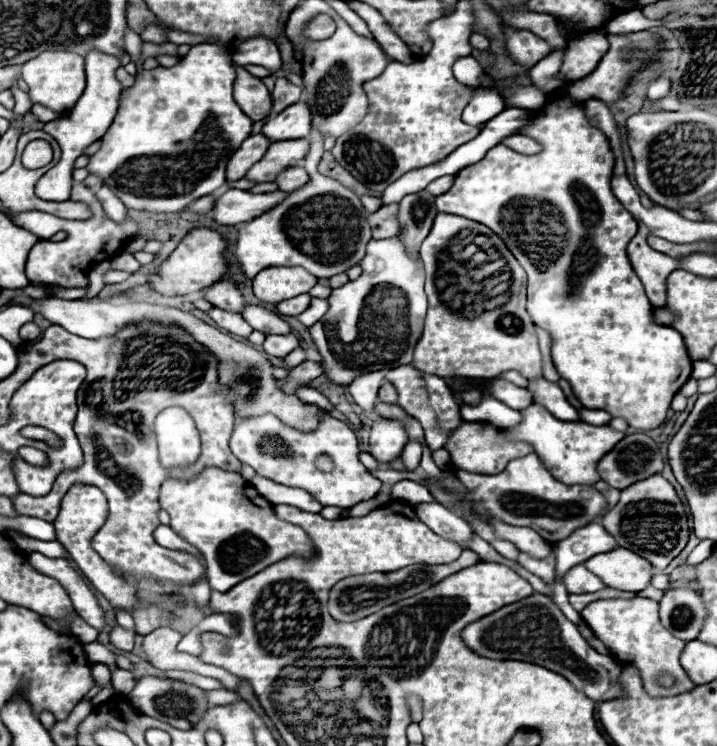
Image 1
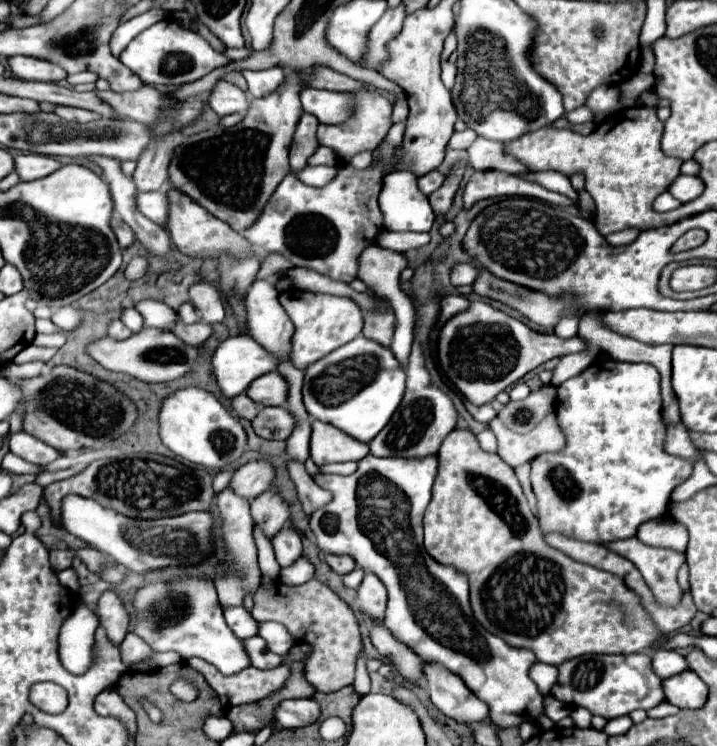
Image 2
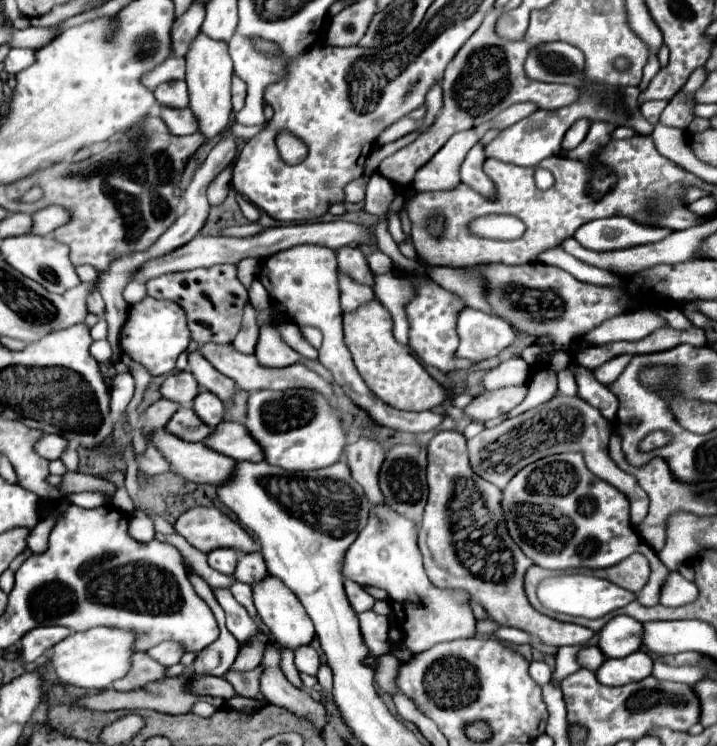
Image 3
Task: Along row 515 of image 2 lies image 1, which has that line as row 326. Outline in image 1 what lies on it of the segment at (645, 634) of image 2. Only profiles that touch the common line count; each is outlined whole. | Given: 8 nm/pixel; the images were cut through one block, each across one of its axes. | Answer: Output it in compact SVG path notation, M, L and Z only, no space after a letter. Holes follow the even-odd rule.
M440 212L420 248L420 258L426 268L428 316L424 334L414 350L412 364L418 370L436 376L466 378L492 378L506 370L518 370L524 378L542 376L542 356L534 334L534 322L526 312L526 272L488 226L456 214Z

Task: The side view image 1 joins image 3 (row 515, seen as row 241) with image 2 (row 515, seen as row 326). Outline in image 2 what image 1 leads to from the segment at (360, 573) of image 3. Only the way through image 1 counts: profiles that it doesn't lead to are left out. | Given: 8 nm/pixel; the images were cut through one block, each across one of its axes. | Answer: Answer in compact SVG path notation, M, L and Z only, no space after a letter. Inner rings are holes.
M430 454L424 458L402 458L402 456L364 456L358 462L358 470L350 476L328 476L316 474L312 480L332 492L332 500L314 510L310 516L310 528L316 536L316 544L324 552L350 554L364 572L374 572L388 588L386 626L396 634L400 642L410 646L426 662L442 662L450 672L458 674L464 684L490 706L490 720L500 728L516 728L522 722L536 722L544 712L544 698L536 684L530 680L528 670L536 662L530 650L512 648L502 638L486 632L472 616L468 600L466 576L454 568L434 562L422 544L422 516L430 502L430 490L438 474L438 456Z

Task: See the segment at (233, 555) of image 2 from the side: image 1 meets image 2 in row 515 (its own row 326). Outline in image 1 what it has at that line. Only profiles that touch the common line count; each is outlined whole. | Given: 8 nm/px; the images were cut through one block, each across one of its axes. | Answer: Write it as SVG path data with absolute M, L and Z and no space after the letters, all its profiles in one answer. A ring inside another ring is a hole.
M212 308L208 314L220 328L228 330L230 334L236 334L236 336L242 336L242 338L248 338L252 334L250 324L240 314L232 314L232 312L218 310L218 308Z

